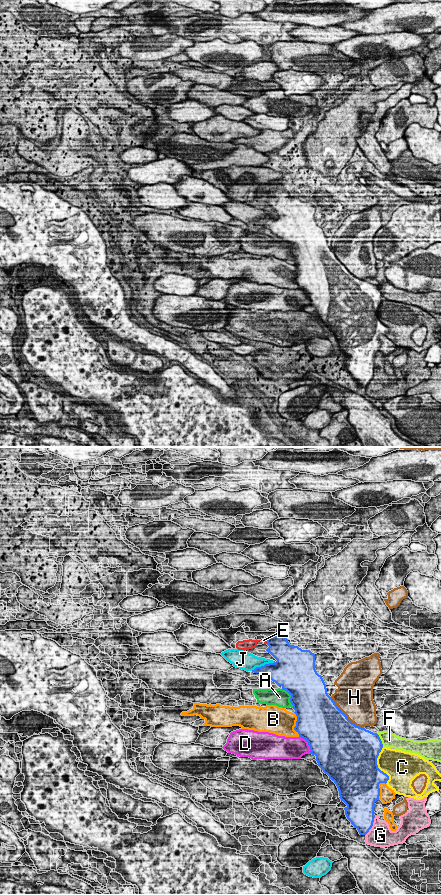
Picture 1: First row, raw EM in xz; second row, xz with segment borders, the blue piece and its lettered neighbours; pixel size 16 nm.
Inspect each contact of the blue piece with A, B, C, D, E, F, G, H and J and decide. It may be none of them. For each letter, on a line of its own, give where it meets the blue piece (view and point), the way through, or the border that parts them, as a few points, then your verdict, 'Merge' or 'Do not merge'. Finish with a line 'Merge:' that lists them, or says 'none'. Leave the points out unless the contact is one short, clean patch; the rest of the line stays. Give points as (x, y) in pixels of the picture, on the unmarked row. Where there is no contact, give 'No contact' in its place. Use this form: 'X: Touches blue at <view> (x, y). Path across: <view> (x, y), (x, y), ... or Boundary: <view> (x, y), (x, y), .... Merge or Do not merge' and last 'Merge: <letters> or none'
A: Touches blue at xz (291, 249). Do not merge
B: Touches blue at xz (296, 276). Do not merge
C: Touches blue at xz (377, 317). Do not merge
D: Touches blue at xz (308, 296). Do not merge
E: Touches blue at xz (266, 192). Boundary: xz (264, 191), (266, 195). Do not merge
F: Touches blue at xz (380, 291). Boundary: xz (376, 285), (383, 297). Do not merge
G: Touches blue at xz (372, 377). Do not merge
H: Touches blue at xz (345, 267). Do not merge
J: Touches blue at xz (262, 218). Do not merge
Merge: none

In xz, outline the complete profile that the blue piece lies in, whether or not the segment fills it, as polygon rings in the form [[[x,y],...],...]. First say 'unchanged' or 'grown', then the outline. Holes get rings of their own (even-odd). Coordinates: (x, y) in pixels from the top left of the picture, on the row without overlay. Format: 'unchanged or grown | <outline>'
unchanged | [[[270,188],[265,191],[269,198],[266,203],[277,213],[256,219],[252,224],[269,229],[290,247],[297,268],[294,282],[305,291],[310,306],[316,308],[317,317],[337,338],[339,350],[347,358],[345,367],[360,387],[366,387],[373,378],[375,354],[379,352],[380,335],[387,335],[389,328],[377,317],[377,310],[383,300],[377,285],[356,278],[338,260],[328,247],[326,236],[315,221],[315,206],[290,197],[284,188]]]

